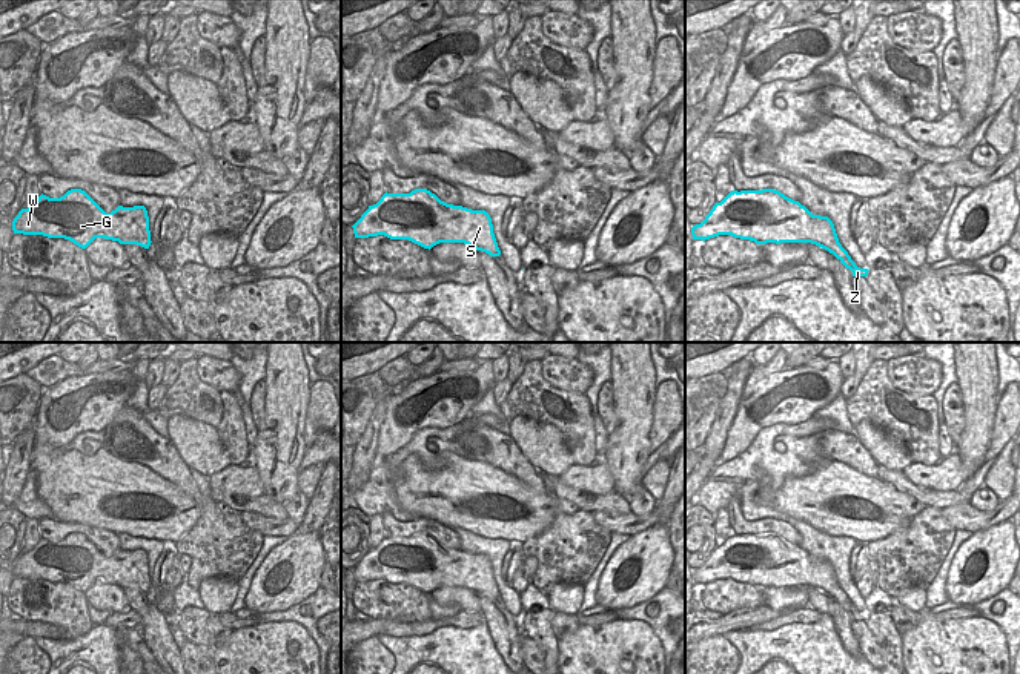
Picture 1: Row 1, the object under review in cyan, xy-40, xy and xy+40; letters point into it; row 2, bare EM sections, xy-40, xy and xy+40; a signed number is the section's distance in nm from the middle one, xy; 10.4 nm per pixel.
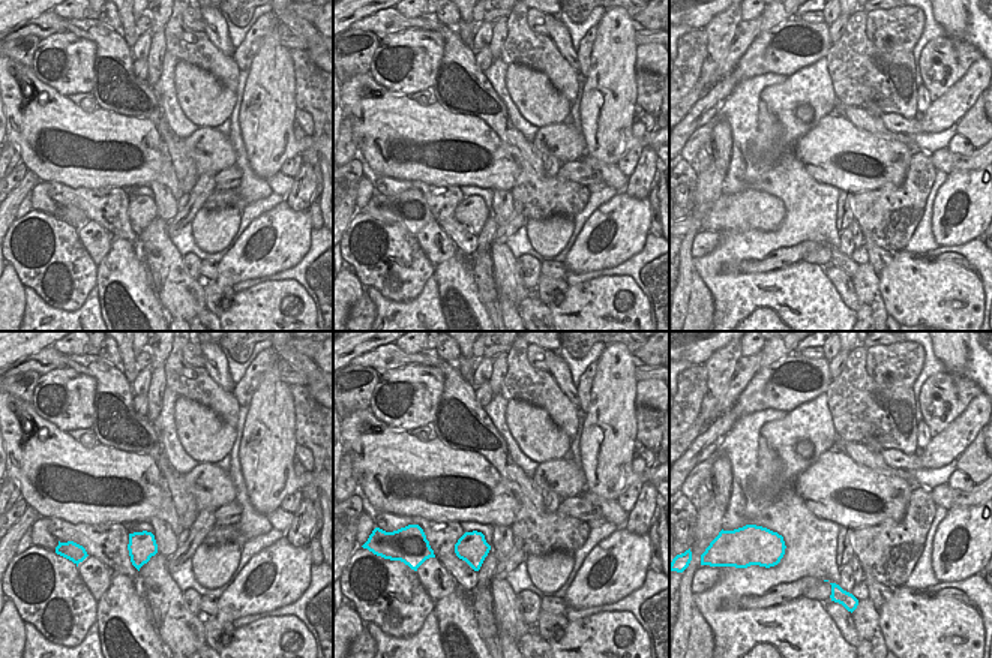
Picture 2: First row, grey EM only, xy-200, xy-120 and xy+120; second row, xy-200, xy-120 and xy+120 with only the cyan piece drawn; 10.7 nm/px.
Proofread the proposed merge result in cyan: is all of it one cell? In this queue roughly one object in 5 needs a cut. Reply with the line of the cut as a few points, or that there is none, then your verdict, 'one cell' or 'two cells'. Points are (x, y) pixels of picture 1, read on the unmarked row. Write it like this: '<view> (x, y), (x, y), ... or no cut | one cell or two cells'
no cut | one cell

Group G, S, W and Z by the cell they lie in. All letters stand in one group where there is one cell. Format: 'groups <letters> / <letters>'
groups G S W Z

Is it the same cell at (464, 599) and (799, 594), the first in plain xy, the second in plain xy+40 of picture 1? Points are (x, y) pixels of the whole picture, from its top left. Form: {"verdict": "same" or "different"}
{"verdict": "different"}

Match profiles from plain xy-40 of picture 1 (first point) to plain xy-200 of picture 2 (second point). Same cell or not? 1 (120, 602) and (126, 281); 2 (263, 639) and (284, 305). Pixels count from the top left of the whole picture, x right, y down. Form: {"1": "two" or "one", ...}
{"1": "two", "2": "one"}

